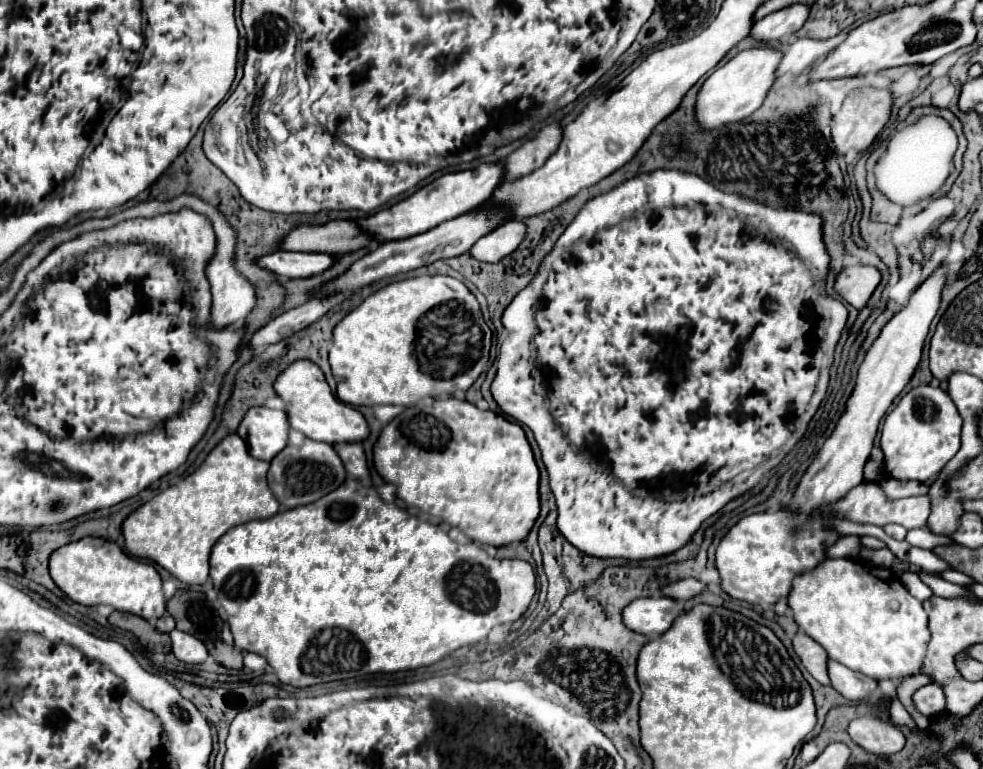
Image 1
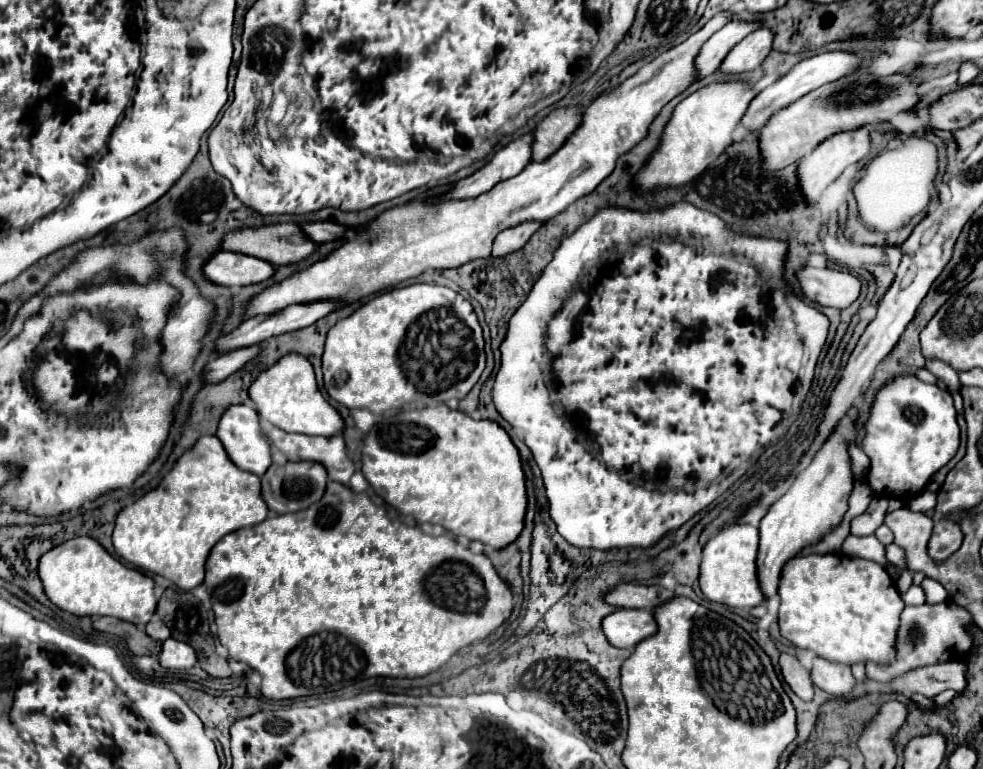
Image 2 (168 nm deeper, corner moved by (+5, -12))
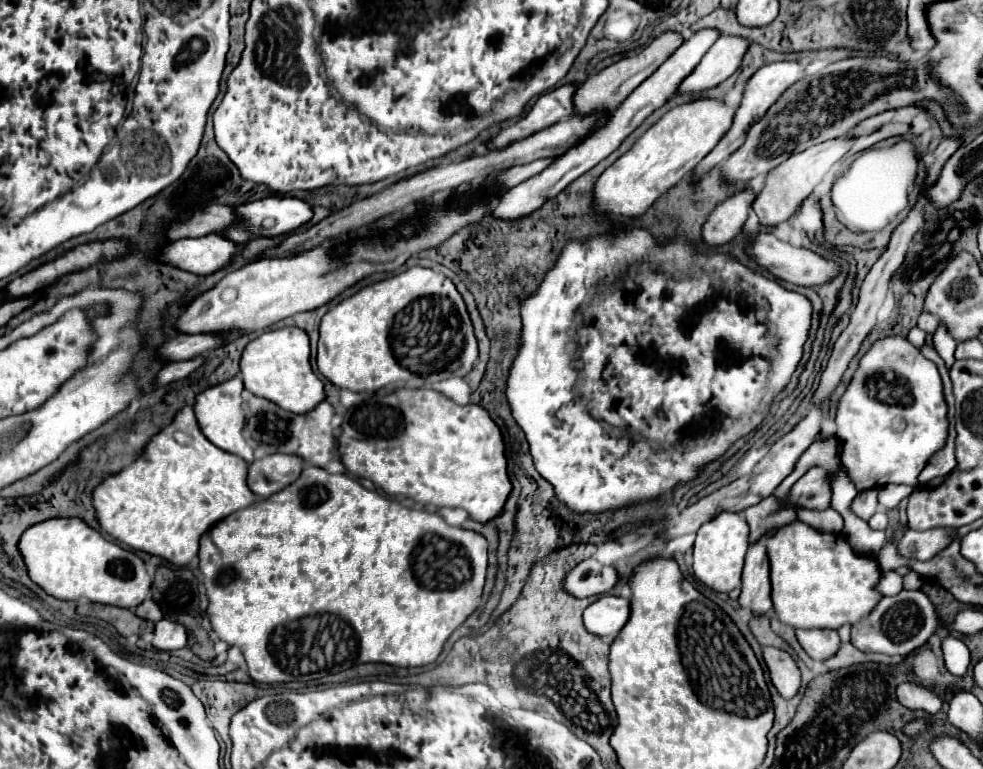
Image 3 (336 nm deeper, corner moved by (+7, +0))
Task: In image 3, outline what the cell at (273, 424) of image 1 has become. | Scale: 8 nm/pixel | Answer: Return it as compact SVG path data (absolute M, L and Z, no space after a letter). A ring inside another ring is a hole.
M233 376L221 384L215 384L203 392L199 392L195 396L195 416L197 416L197 422L199 422L199 428L201 432L207 436L209 442L213 442L217 448L229 452L229 454L235 454L235 456L241 456L245 462L251 462L253 460L253 448L247 446L247 442L243 440L241 436L241 430L243 430L243 412L241 412L241 390L243 390L243 382L239 376Z

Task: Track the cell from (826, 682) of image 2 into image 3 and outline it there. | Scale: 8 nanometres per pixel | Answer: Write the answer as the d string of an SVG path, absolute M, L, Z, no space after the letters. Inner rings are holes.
M795 630L801 648L817 662L833 656L839 648L839 636L835 630Z

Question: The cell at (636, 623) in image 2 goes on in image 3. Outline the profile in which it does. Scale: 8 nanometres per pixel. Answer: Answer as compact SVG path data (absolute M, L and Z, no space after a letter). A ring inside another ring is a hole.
M603 594L583 612L583 626L595 636L617 636L629 616L630 598Z

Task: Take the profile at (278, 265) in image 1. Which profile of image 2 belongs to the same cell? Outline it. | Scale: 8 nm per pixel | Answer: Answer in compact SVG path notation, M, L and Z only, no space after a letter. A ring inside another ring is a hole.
M227 250L217 252L217 256L209 260L209 266L205 266L203 272L209 280L221 286L261 284L275 276L273 264L239 252L227 252Z

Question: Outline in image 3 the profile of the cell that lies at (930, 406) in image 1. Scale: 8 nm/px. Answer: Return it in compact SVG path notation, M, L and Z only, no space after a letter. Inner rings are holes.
M885 336L885 338L875 340L875 342L871 344L871 348L863 354L863 358L859 360L859 368L855 370L855 374L853 374L853 378L851 378L851 382L849 382L849 386L847 386L847 390L845 390L845 394L843 394L841 400L837 402L835 426L837 426L835 436L837 436L839 442L841 442L841 466L847 470L849 478L853 480L853 484L855 484L855 488L857 488L859 492L861 492L861 490L869 490L869 488L879 488L879 486L889 484L889 482L893 482L893 484L913 484L913 486L917 486L917 476L919 476L919 472L923 470L923 464L927 464L929 456L931 456L935 450L943 448L945 436L947 436L947 404L945 404L945 400L943 400L943 386L941 386L941 376L939 376L939 372L937 372L937 366L935 366L931 360L927 360L905 336Z

